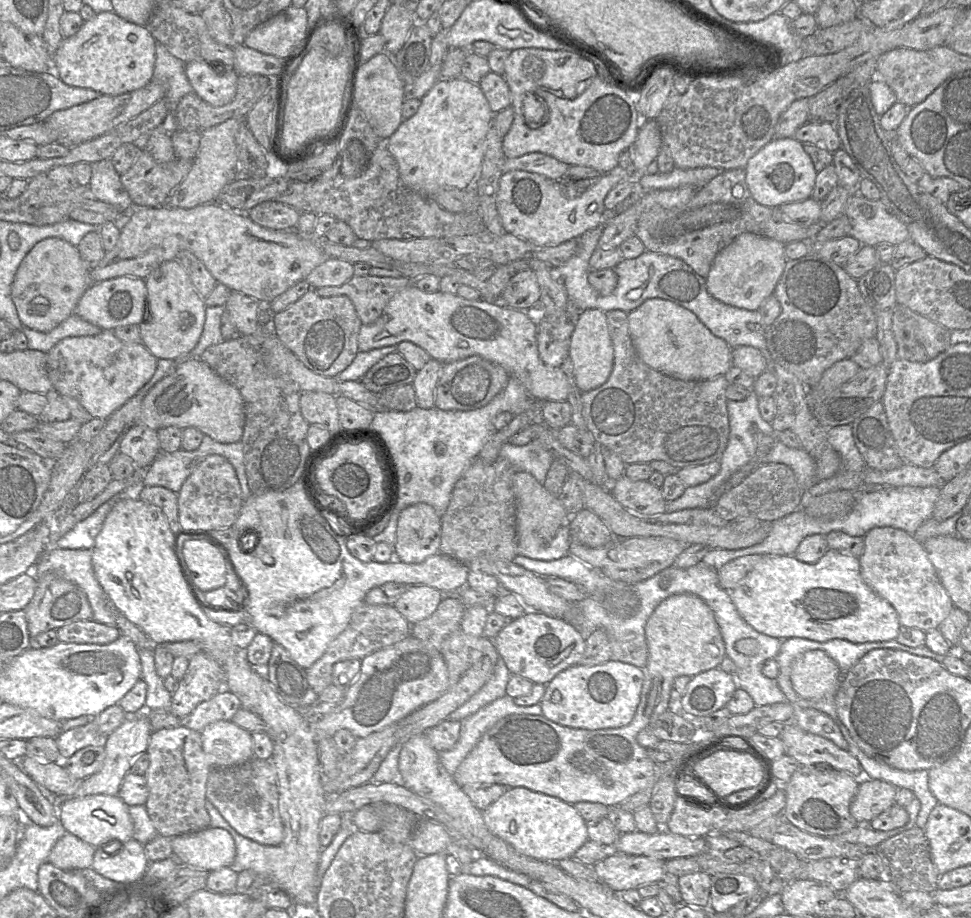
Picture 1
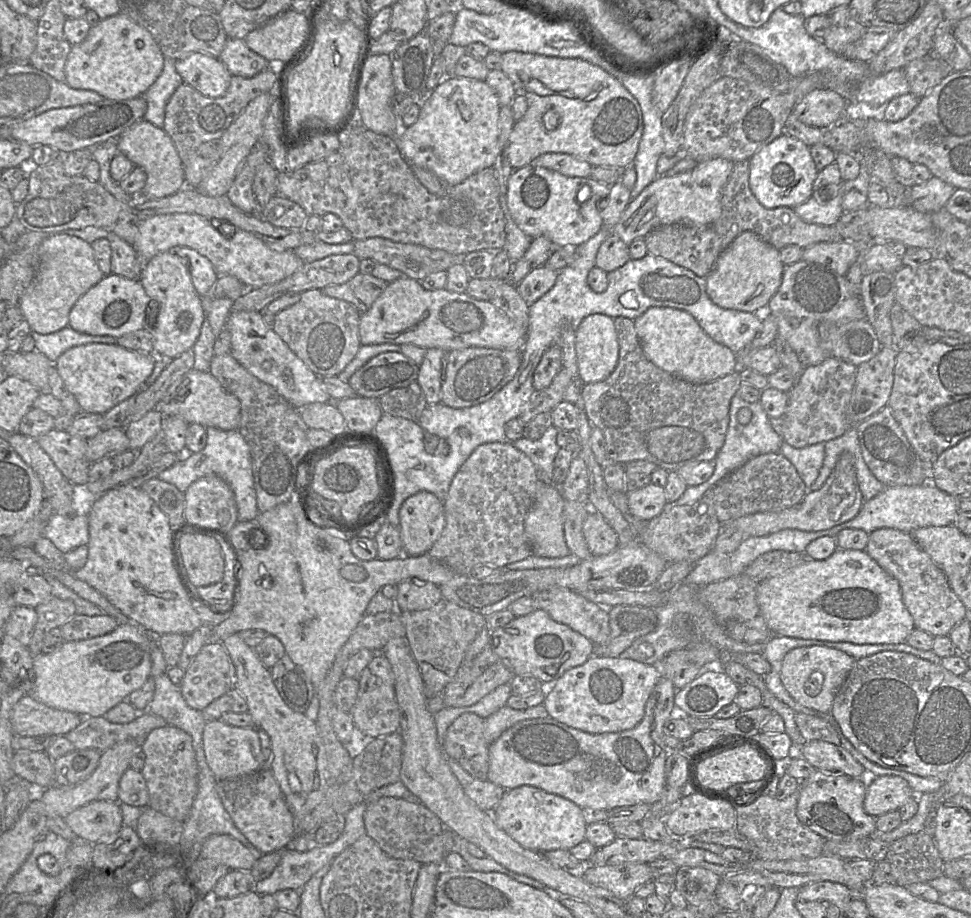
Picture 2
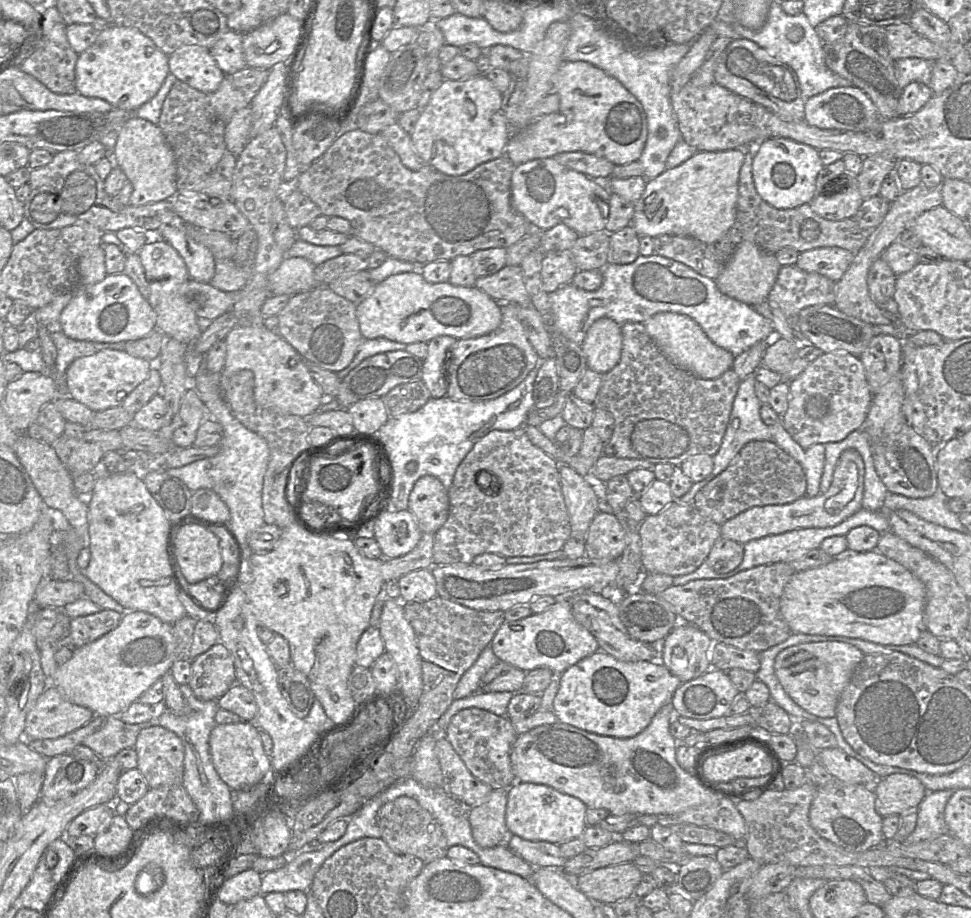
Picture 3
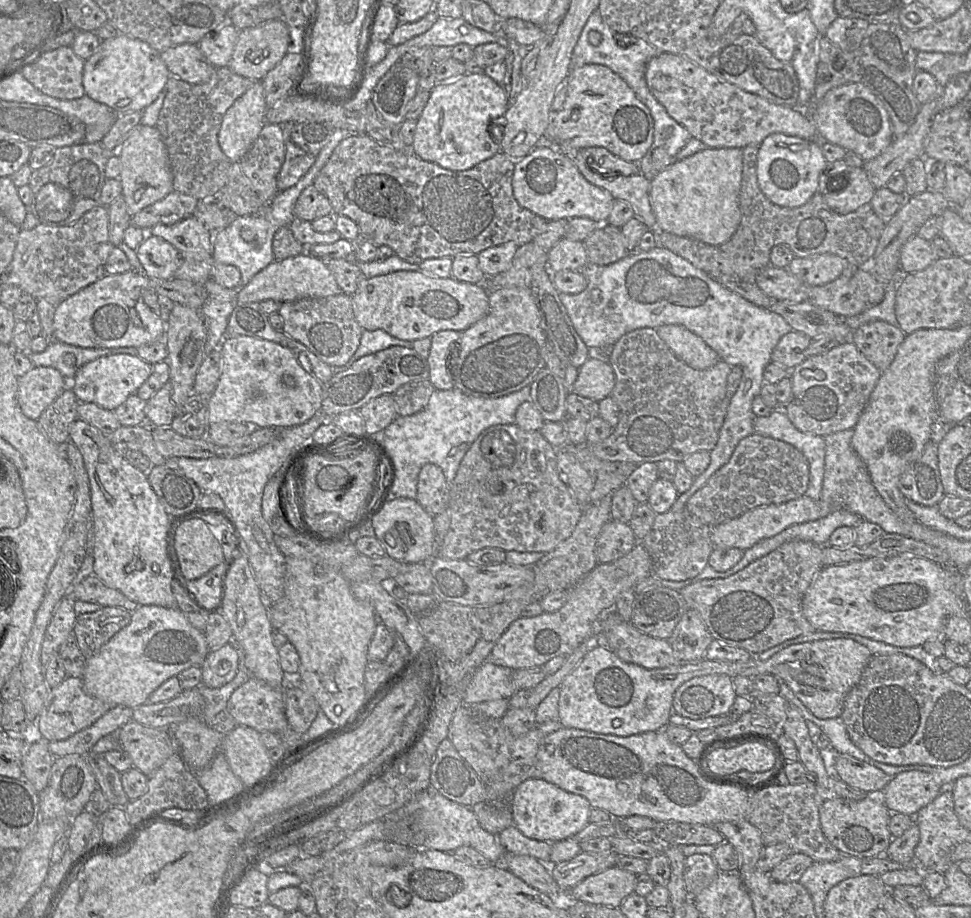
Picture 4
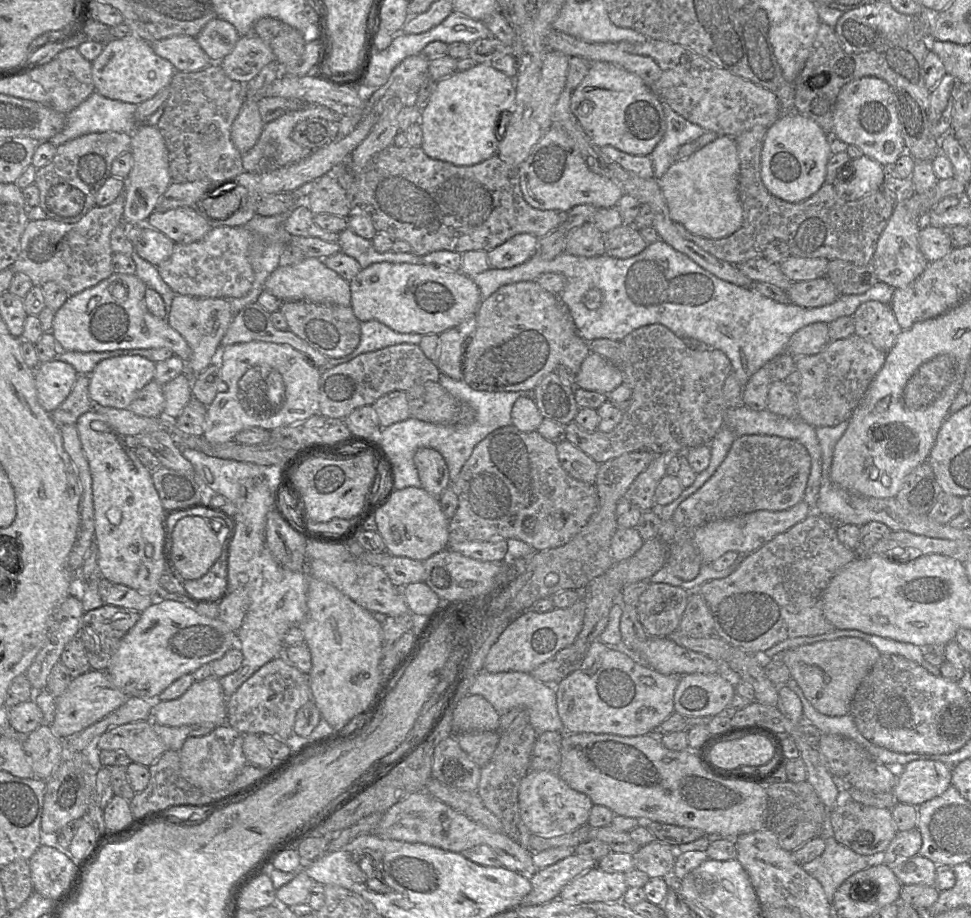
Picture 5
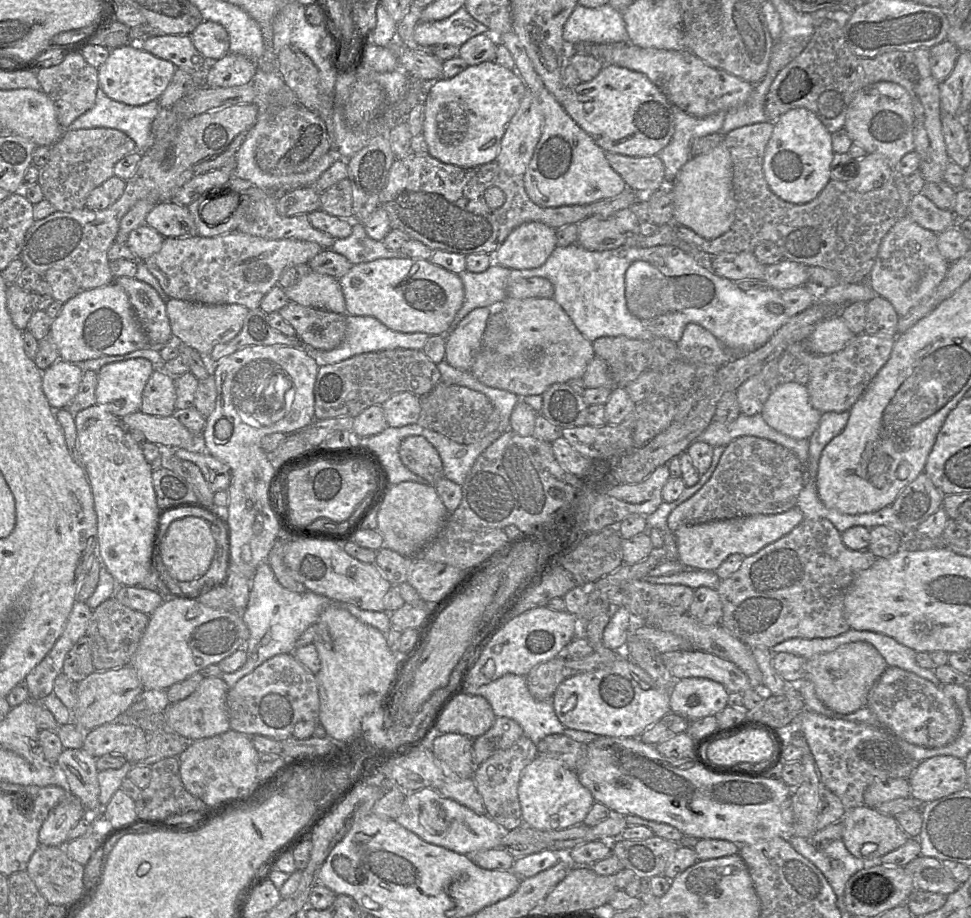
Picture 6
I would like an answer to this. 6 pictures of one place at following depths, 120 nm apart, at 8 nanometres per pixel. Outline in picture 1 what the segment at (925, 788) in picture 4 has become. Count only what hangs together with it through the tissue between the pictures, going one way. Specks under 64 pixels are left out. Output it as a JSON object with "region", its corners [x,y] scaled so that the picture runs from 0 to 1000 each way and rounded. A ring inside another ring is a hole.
{"region":[[[897,849],[885,854],[875,876],[875,887],[883,898],[895,898],[922,875],[924,858],[908,850]]]}

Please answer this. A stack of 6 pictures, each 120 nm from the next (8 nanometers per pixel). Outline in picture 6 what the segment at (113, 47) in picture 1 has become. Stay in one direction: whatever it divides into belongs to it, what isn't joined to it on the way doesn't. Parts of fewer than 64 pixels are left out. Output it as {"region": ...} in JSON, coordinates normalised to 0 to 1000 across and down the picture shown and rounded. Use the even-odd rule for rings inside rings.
{"region":[[[139,47],[113,54],[110,65],[100,75],[101,92],[108,102],[131,114],[143,115],[162,109],[175,90],[181,72],[147,54]]]}

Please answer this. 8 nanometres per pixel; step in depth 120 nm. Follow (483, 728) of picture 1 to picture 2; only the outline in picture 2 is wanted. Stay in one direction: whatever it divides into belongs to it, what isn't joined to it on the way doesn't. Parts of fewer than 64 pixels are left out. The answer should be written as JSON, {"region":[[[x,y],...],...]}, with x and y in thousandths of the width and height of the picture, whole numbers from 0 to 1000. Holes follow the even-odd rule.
{"region":[[[522,768],[499,782],[498,804],[505,812],[522,794],[533,786],[565,781],[560,768],[553,768],[542,773],[530,773]]]}

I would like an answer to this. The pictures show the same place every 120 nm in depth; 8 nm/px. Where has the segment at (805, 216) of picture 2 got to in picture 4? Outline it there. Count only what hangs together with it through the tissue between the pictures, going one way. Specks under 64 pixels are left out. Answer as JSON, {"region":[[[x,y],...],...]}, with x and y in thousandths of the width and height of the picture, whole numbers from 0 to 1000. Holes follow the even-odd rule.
{"region":[[[874,182],[872,204],[859,206],[848,212],[850,222],[862,233],[873,233],[896,221],[902,206],[888,182]]]}

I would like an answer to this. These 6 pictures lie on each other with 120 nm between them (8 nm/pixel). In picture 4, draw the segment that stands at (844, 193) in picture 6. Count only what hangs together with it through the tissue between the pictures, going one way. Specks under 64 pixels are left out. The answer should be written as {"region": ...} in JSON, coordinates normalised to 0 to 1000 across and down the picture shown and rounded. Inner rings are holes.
{"region":[[[770,158],[765,161],[764,196],[761,211],[762,243],[755,257],[746,266],[730,267],[723,263],[710,258],[698,257],[689,253],[678,252],[678,266],[693,276],[710,284],[715,291],[725,295],[730,301],[758,301],[766,303],[770,296],[780,296],[793,289],[793,273],[803,266],[812,268],[819,280],[833,280],[843,277],[859,277],[869,281],[878,292],[894,289],[894,282],[900,278],[908,253],[912,246],[912,240],[905,236],[896,221],[886,224],[883,229],[873,233],[862,233],[849,220],[848,212],[839,210],[828,223],[820,227],[804,225],[791,218],[782,205],[780,196],[780,169],[781,160]]]}

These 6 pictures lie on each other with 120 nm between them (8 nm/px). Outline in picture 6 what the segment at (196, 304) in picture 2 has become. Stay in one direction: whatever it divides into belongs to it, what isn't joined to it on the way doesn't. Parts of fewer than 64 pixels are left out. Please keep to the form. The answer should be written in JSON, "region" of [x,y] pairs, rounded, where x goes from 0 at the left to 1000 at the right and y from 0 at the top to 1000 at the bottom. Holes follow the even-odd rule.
{"region":[[[147,244],[132,255],[122,254],[118,263],[129,265],[142,283],[148,284],[165,273],[169,259],[158,248]]]}

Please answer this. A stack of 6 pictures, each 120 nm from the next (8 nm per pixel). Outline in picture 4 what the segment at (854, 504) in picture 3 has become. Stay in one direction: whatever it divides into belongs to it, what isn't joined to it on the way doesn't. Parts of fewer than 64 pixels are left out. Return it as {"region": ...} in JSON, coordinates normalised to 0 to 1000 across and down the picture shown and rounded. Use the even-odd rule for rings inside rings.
{"region":[[[827,539],[809,548],[784,550],[759,564],[735,573],[732,575],[731,586],[735,597],[759,597],[767,600],[782,589],[794,586],[816,572],[842,566],[860,556],[862,554],[857,554],[846,542],[837,545]]]}

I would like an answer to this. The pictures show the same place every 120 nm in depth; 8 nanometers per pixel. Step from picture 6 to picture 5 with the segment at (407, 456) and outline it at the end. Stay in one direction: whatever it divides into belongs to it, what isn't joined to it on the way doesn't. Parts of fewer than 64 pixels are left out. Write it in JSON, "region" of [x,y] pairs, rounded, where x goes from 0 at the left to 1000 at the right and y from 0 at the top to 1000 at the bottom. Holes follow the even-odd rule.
{"region":[[[432,488],[425,501],[435,532],[452,545],[452,540],[463,529],[462,513],[456,497],[445,488]]]}

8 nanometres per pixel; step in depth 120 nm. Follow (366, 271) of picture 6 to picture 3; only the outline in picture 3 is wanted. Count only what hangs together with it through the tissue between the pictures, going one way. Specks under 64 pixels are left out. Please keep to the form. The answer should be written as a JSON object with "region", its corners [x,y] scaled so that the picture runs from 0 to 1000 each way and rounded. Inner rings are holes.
{"region":[[[432,293],[388,308],[384,318],[367,333],[367,344],[374,369],[394,367],[419,376],[441,374],[451,366],[490,368],[507,363],[517,351],[515,330],[497,317],[489,312],[469,312],[462,306],[442,308]]]}

